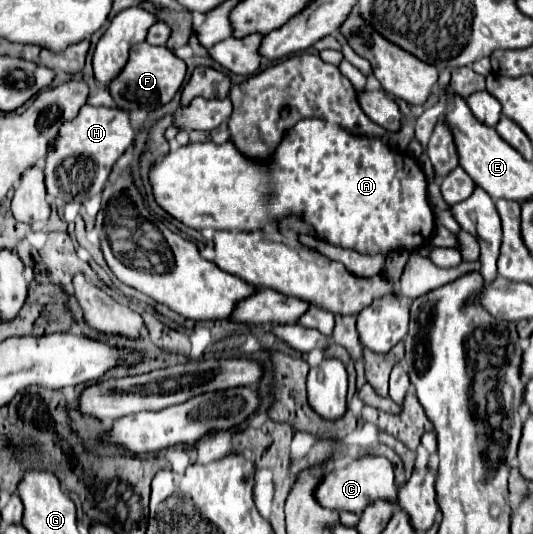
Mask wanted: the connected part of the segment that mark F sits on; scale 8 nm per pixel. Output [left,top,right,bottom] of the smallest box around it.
[106,42,186,110]

